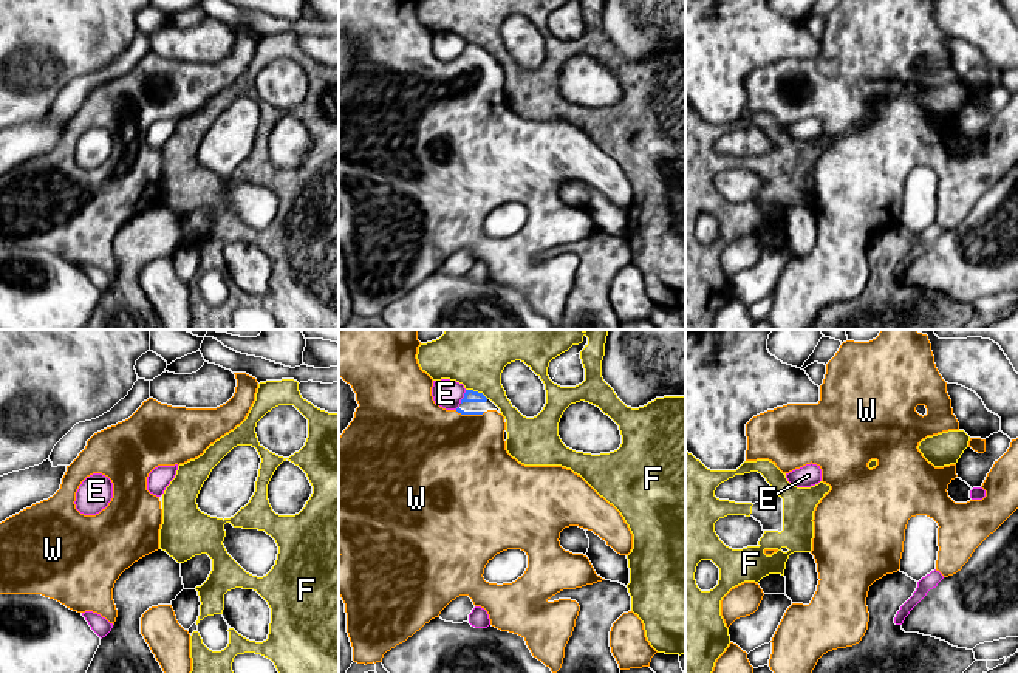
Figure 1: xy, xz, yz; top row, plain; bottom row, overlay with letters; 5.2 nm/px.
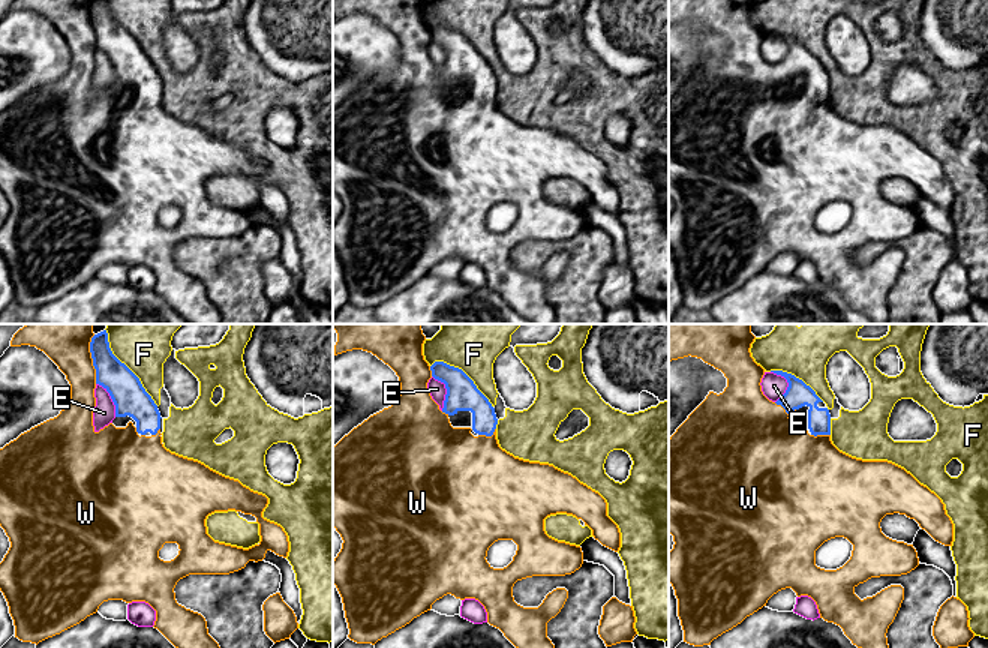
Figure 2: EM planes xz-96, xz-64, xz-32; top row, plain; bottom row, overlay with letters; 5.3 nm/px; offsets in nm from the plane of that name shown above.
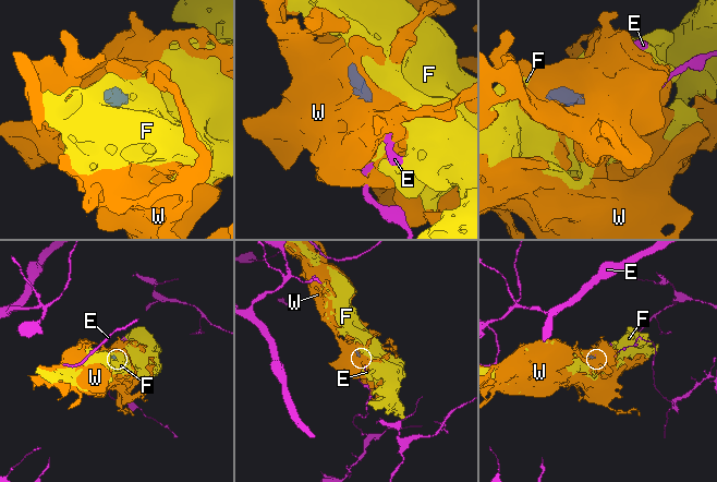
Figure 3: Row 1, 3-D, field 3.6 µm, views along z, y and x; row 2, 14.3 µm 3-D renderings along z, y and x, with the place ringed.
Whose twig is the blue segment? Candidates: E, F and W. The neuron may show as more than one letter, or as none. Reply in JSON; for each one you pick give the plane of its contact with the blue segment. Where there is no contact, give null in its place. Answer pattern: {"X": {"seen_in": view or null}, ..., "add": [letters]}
{"W": {"seen_in": "xz"}, "add": ["W"]}

